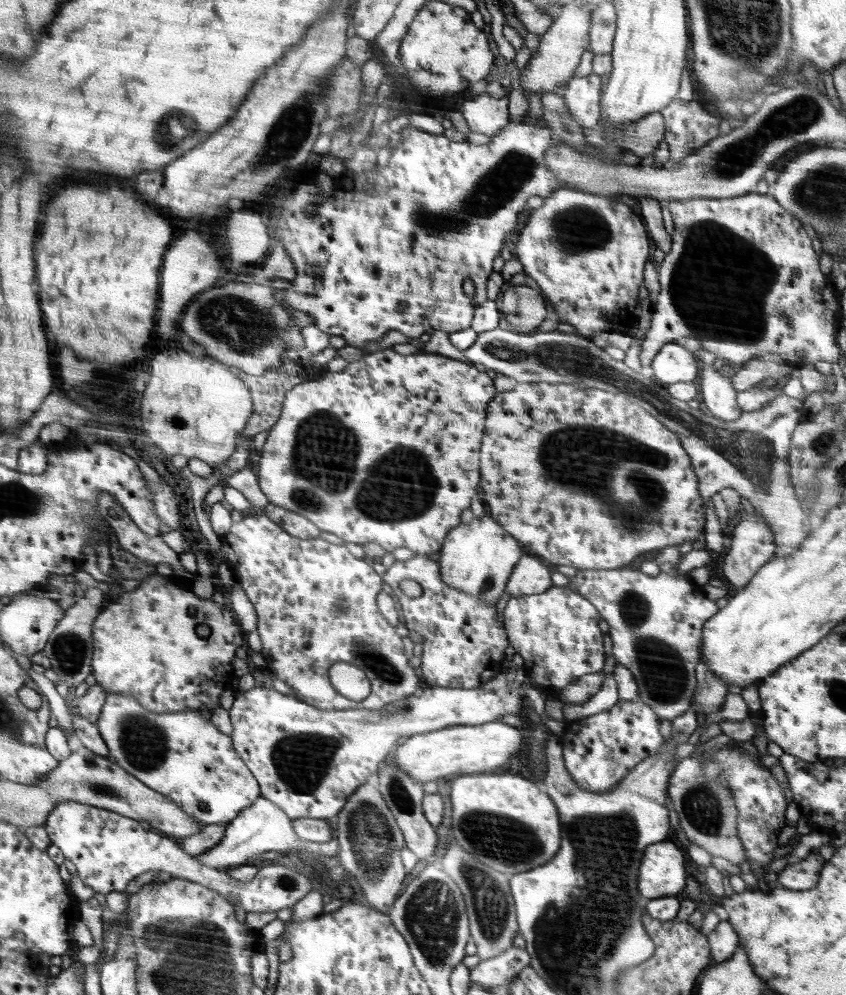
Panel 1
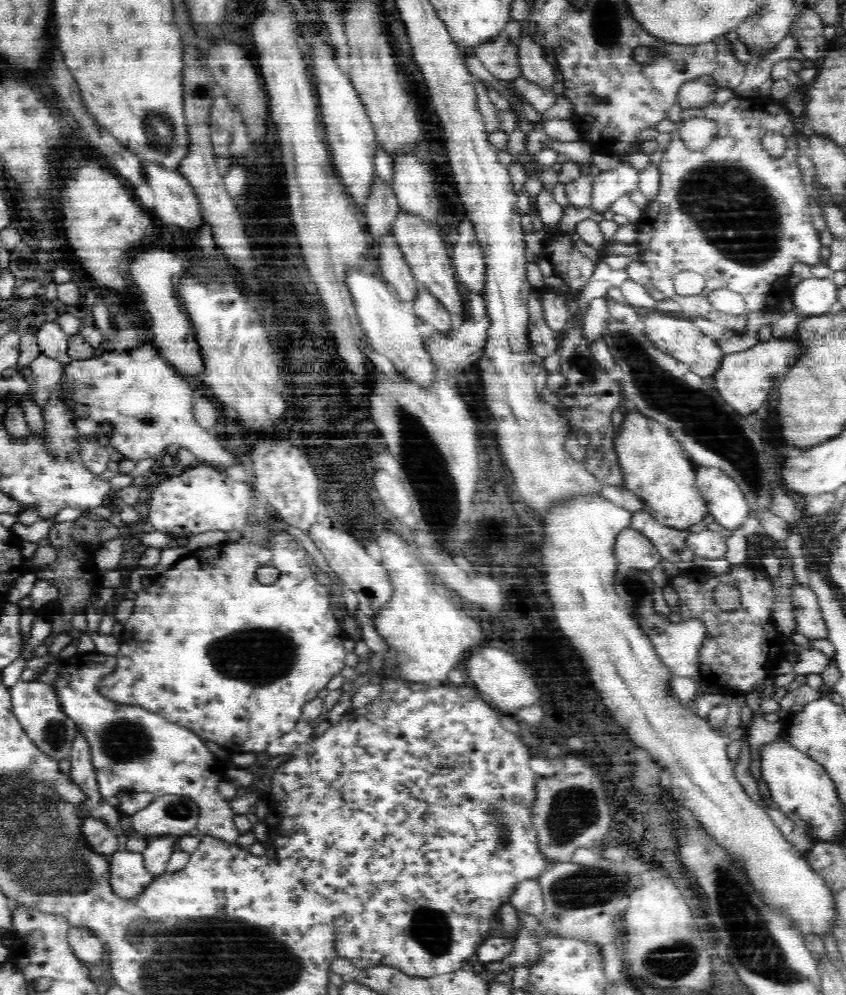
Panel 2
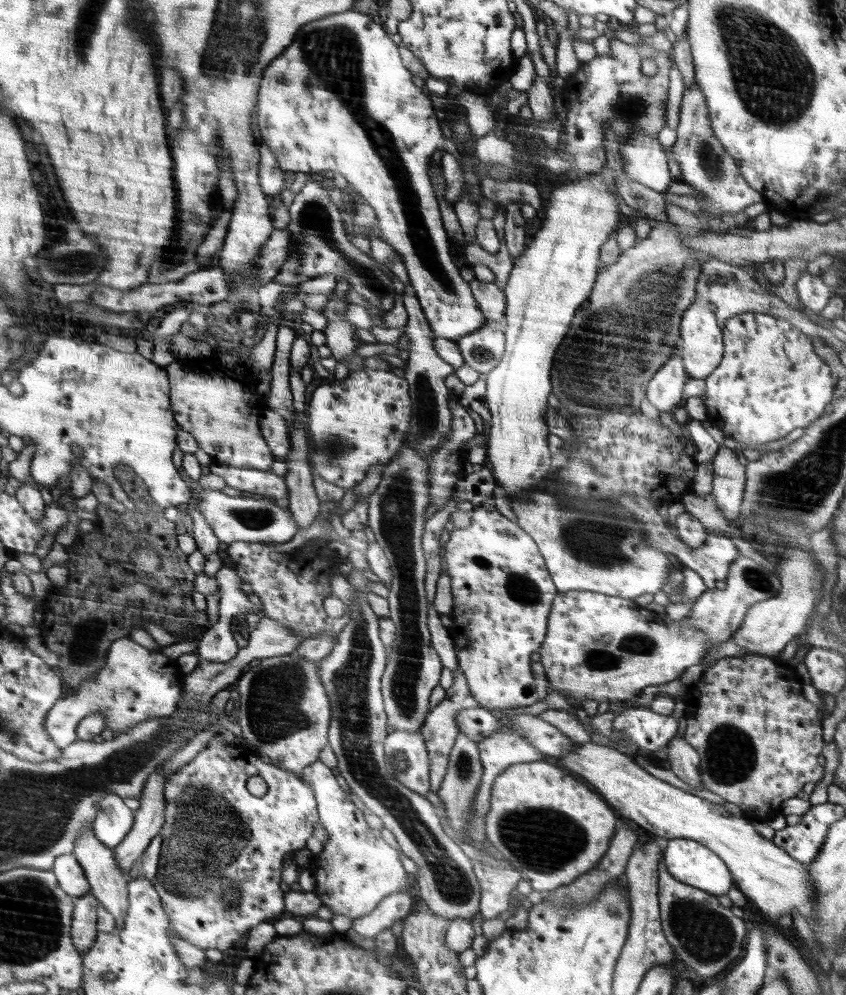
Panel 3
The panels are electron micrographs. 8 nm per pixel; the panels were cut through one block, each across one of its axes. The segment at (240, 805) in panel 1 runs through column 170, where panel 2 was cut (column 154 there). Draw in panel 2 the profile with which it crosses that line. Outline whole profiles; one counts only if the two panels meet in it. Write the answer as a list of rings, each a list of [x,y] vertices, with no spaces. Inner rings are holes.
[[[97,651],[90,653],[76,653],[69,658],[59,659],[60,670],[56,672],[56,680],[50,684],[56,693],[58,705],[62,712],[72,719],[77,732],[82,739],[87,740],[90,760],[96,773],[100,792],[121,815],[130,815],[140,808],[144,808],[150,800],[164,794],[184,795],[192,799],[199,808],[199,833],[202,836],[213,836],[228,842],[237,840],[239,834],[234,826],[235,813],[228,805],[227,800],[218,791],[218,784],[226,778],[226,766],[210,752],[207,742],[198,736],[192,729],[182,724],[168,722],[155,712],[144,710],[130,704],[116,702],[100,692],[100,678],[114,668],[116,655],[100,654]]]

